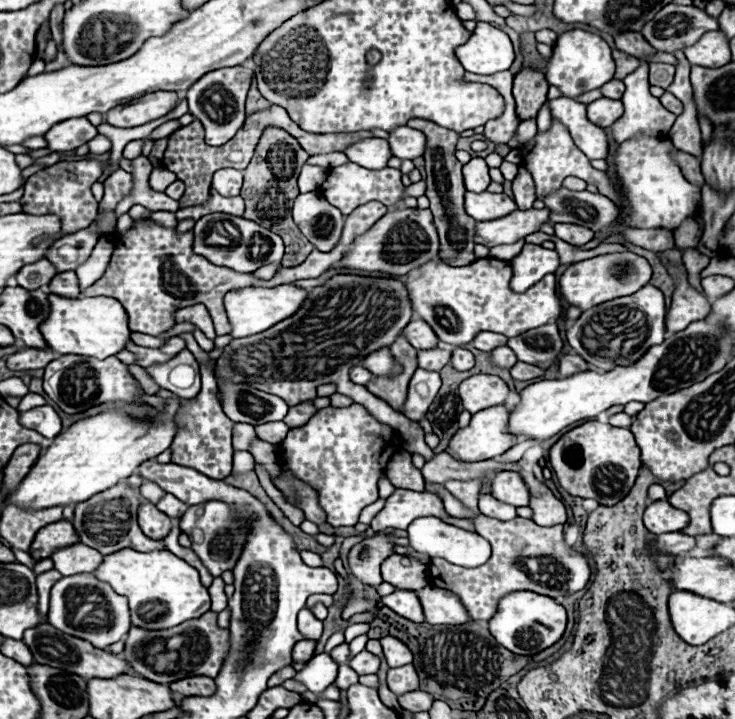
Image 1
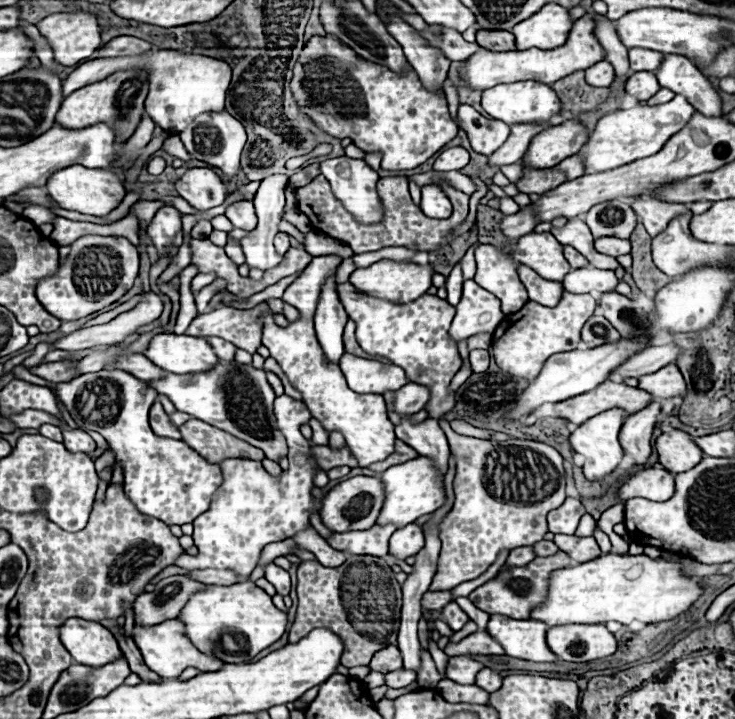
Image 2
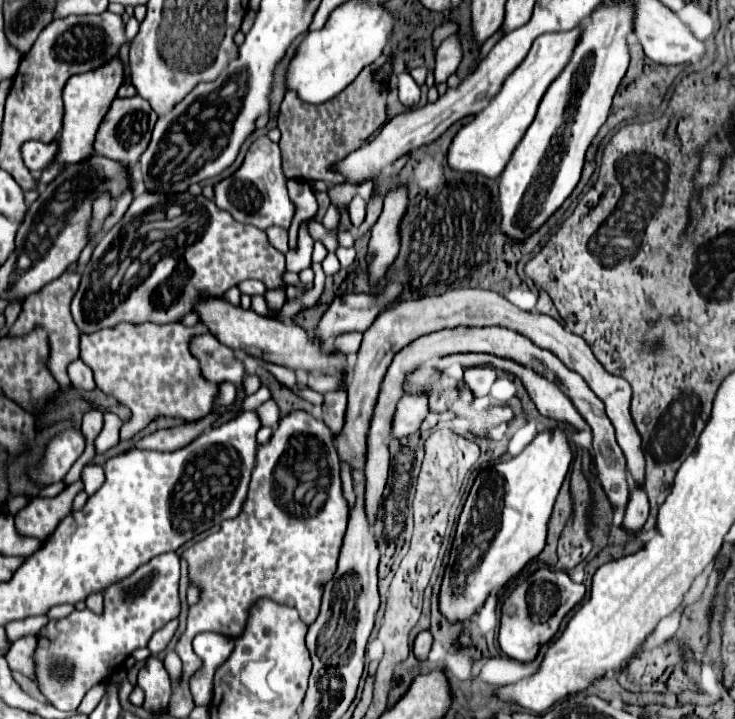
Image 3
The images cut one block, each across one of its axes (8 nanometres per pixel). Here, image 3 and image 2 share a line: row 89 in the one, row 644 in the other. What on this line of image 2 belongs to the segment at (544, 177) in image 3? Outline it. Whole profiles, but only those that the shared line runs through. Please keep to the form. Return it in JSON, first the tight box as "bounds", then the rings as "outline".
{"bounds":[546,624,616,662],"outline":[[[564,624],[546,632],[550,650],[566,662],[592,662],[612,656],[616,638],[604,624]]]}

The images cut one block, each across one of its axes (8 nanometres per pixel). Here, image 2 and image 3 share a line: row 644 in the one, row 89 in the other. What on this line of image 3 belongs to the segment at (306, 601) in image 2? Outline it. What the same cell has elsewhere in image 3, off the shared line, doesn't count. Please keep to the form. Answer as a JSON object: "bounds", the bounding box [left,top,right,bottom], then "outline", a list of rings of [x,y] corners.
{"bounds":[278,64,388,184],"outline":[[[378,64],[370,66],[370,70],[360,72],[360,76],[344,88],[344,92],[318,106],[298,100],[294,92],[286,92],[278,114],[278,128],[282,132],[282,172],[286,178],[304,182],[324,180],[328,184],[344,182],[344,176],[330,172],[330,166],[346,158],[352,150],[364,146],[368,136],[386,120],[388,90],[384,90],[382,72],[384,70]]]}

